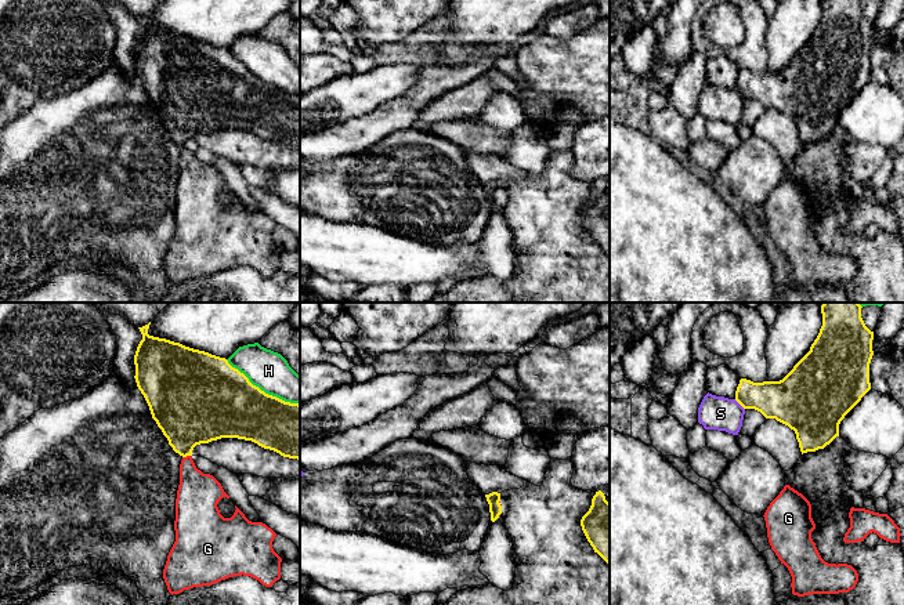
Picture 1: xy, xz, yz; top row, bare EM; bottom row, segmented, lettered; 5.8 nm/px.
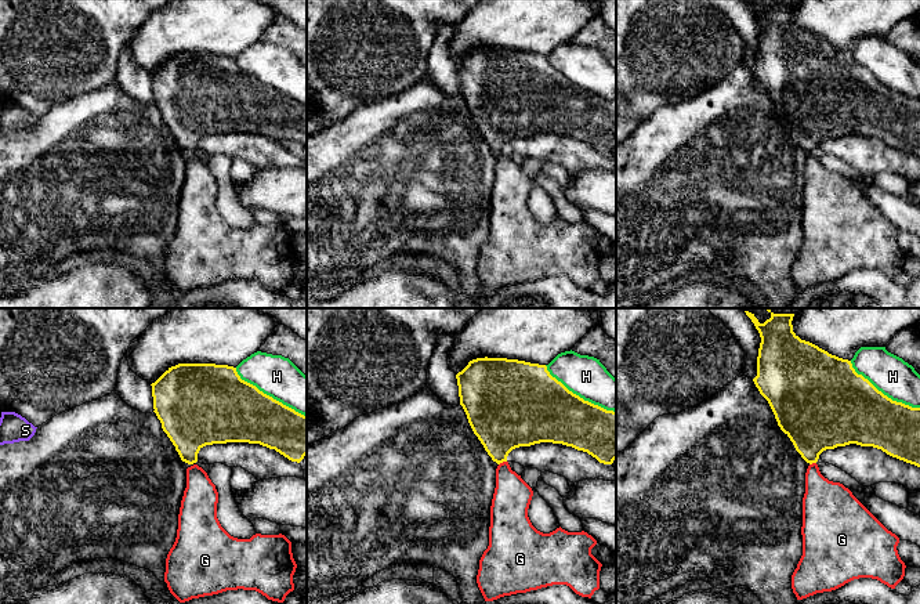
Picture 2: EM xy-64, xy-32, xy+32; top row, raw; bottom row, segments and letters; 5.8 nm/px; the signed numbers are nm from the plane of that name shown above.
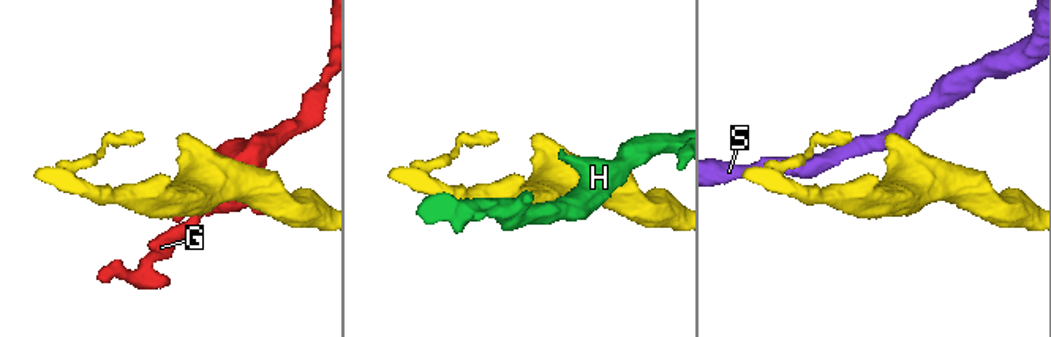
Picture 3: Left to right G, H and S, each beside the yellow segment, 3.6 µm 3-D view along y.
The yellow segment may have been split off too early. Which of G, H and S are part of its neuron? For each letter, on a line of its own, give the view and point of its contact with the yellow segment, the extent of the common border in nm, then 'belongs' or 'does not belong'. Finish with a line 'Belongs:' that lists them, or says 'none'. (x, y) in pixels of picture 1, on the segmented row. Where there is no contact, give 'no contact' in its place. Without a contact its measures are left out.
G: xy (187, 455) | 60 nm | does not belong
H: xy (263, 391) | 500 nm | does not belong
S: yz (740, 404) | 90 nm | does not belong
Belongs: none

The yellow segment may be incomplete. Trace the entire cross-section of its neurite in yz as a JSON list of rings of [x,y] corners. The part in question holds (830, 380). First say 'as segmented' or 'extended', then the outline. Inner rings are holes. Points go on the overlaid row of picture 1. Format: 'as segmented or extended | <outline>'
as segmented | [[[824,302],[822,326],[817,338],[782,380],[763,383],[740,380],[735,401],[744,409],[755,409],[766,419],[775,419],[793,430],[802,454],[824,449],[839,436],[840,421],[871,390],[874,332],[865,326],[861,308],[858,302]]]

